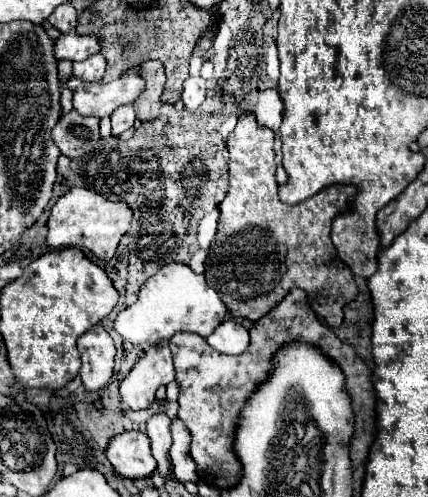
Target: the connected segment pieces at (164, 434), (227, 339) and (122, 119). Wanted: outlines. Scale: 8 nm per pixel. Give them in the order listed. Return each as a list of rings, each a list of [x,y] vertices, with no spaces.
[[[156,413],[148,419],[146,423],[146,435],[150,437],[150,449],[152,449],[152,457],[156,459],[158,467],[158,475],[164,481],[172,479],[172,465],[170,465],[170,457],[168,457],[168,449],[172,445],[172,437],[170,437],[170,419],[164,413]]]
[[[224,319],[222,325],[218,325],[216,331],[210,333],[210,337],[206,337],[206,343],[218,353],[238,355],[248,347],[248,331],[240,323]]]
[[[122,105],[112,113],[112,135],[122,135],[126,129],[134,125],[134,107],[132,105]]]

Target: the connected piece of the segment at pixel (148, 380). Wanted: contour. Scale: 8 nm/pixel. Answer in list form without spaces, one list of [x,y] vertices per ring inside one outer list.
[[[168,341],[150,347],[126,375],[120,385],[122,403],[128,409],[146,409],[154,401],[154,393],[160,385],[174,381],[174,365],[168,349]]]

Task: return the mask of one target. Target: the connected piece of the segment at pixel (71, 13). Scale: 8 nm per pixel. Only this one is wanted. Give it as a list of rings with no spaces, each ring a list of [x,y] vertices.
[[[64,3],[60,5],[50,17],[48,17],[50,25],[56,27],[60,33],[70,33],[70,31],[76,31],[76,23],[78,23],[78,11],[70,5],[70,3]]]

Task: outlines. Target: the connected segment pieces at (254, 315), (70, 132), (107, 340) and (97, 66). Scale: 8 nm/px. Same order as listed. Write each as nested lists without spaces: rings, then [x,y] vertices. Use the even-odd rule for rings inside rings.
[[[248,113],[238,119],[226,145],[230,151],[230,191],[220,203],[218,233],[206,257],[206,281],[218,291],[234,317],[258,321],[290,289],[300,287],[306,291],[310,307],[320,321],[332,329],[340,327],[342,307],[358,295],[358,285],[350,267],[336,255],[330,229],[332,219],[350,209],[358,189],[354,185],[330,185],[316,193],[316,201],[302,201],[290,207],[278,199],[274,133],[270,129],[258,127],[254,115]]]
[[[76,111],[60,117],[56,127],[52,129],[52,139],[62,151],[62,155],[76,159],[86,155],[100,139],[100,119],[98,117],[82,117]]]
[[[98,323],[78,339],[82,359],[80,377],[88,391],[100,391],[112,377],[116,347],[108,331]]]
[[[96,53],[84,61],[74,63],[74,77],[80,81],[100,81],[104,69],[106,69],[106,61],[102,59],[100,53]]]

